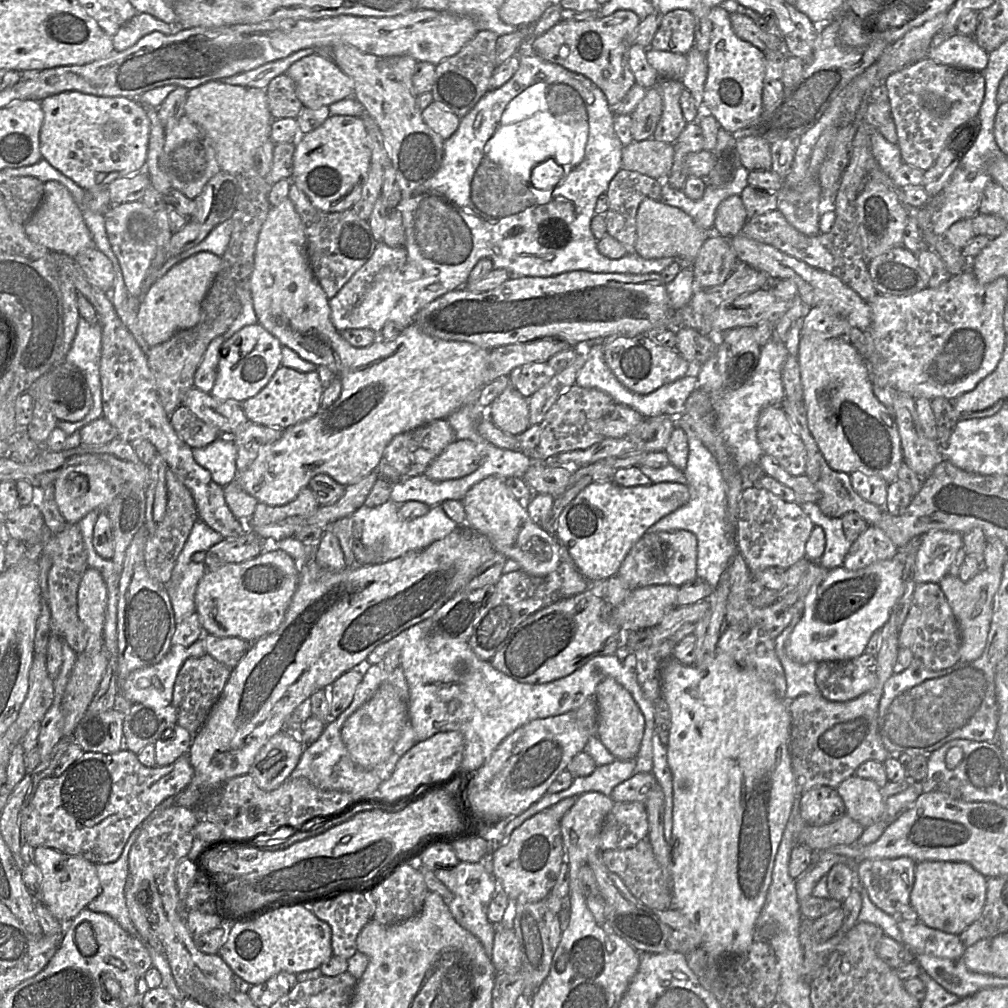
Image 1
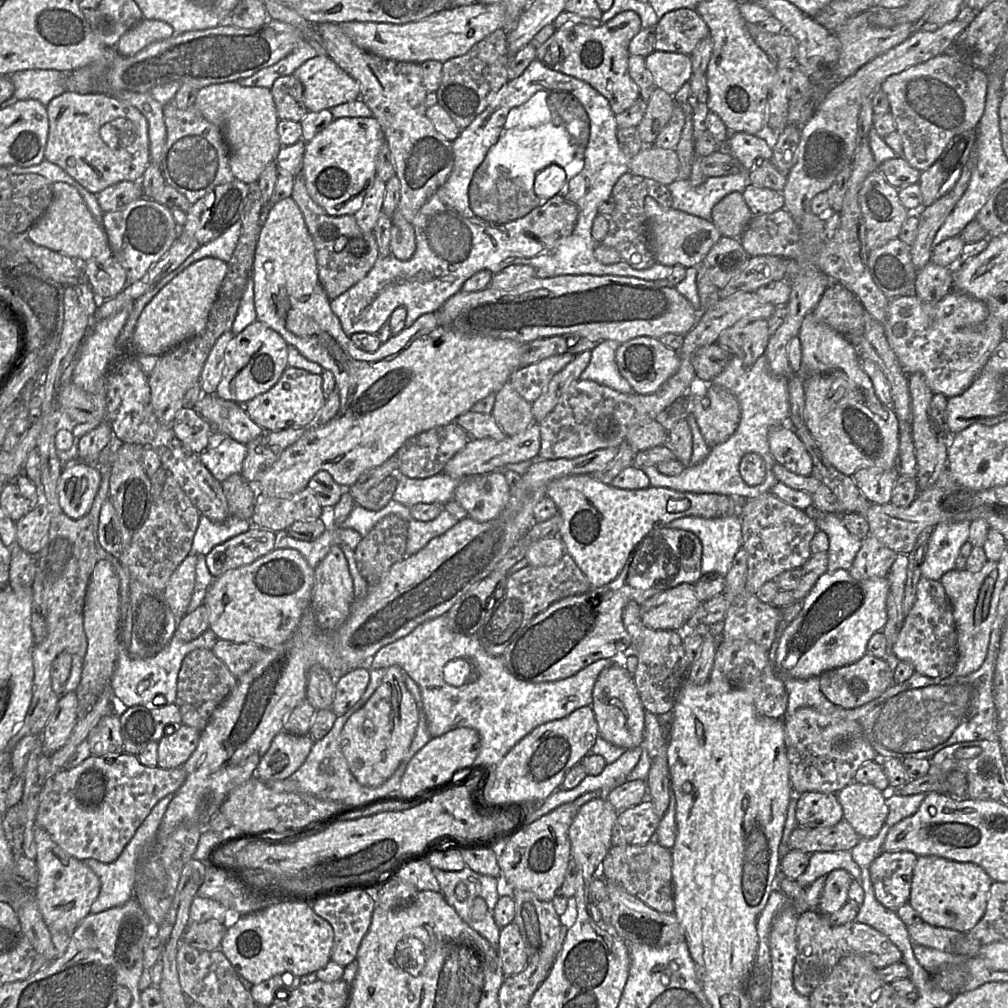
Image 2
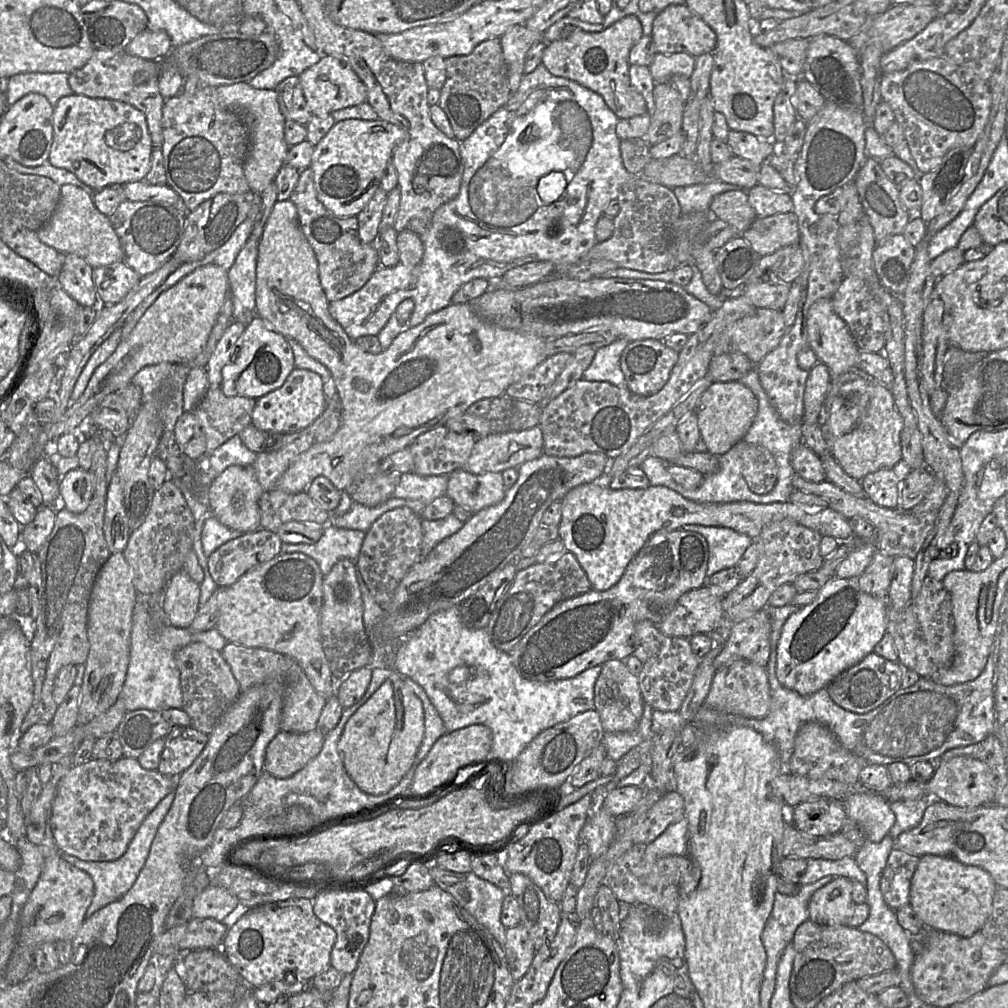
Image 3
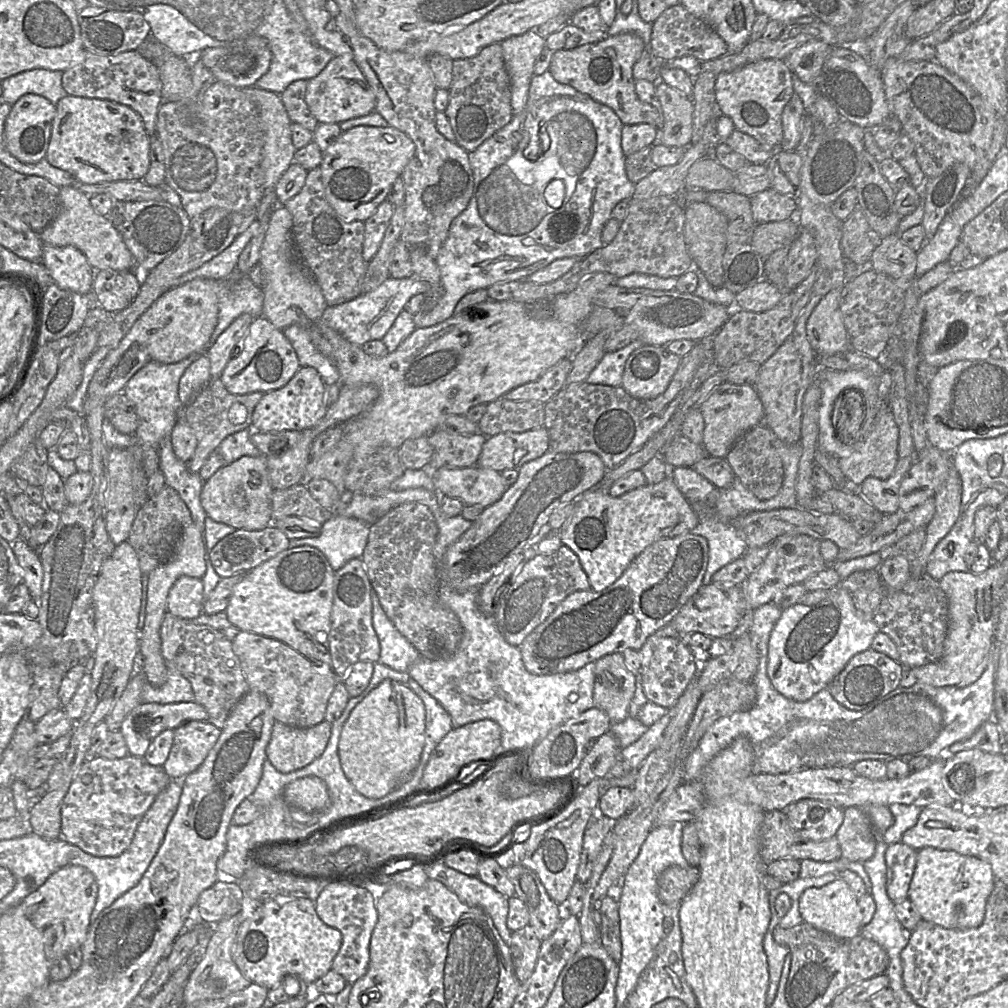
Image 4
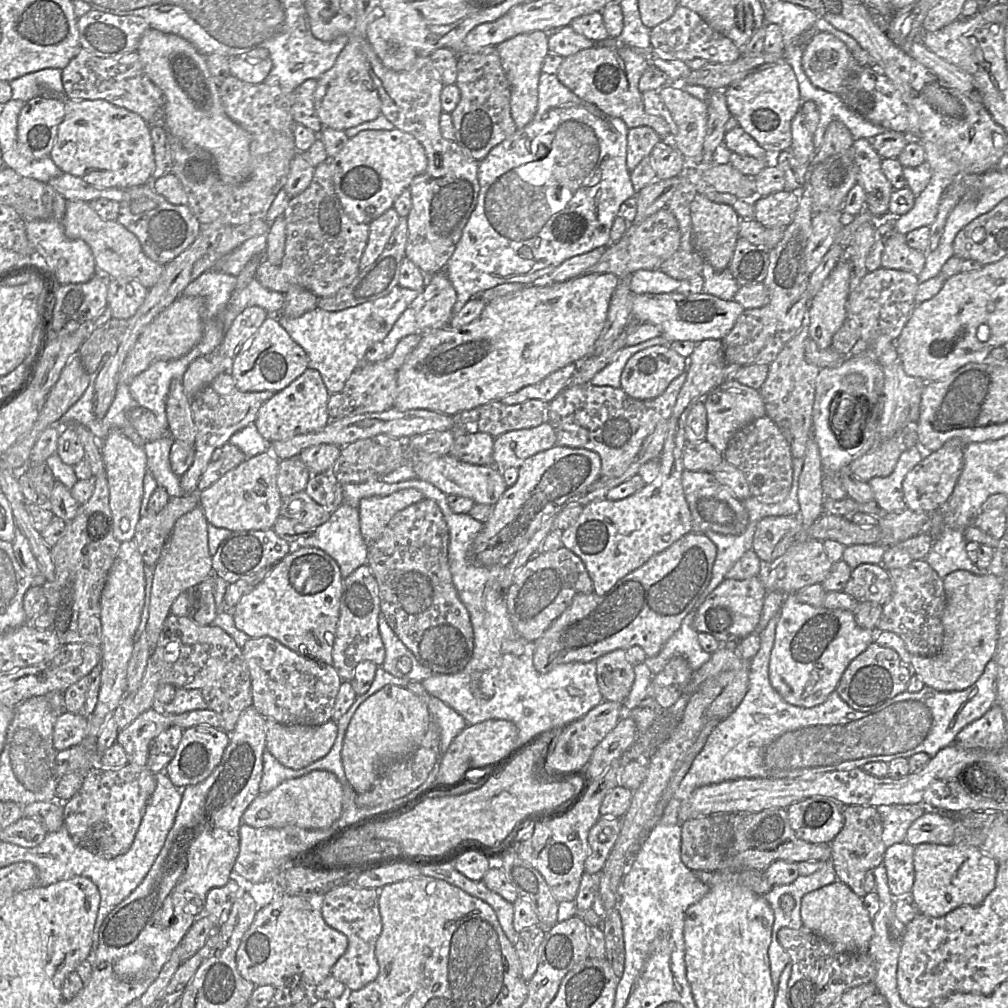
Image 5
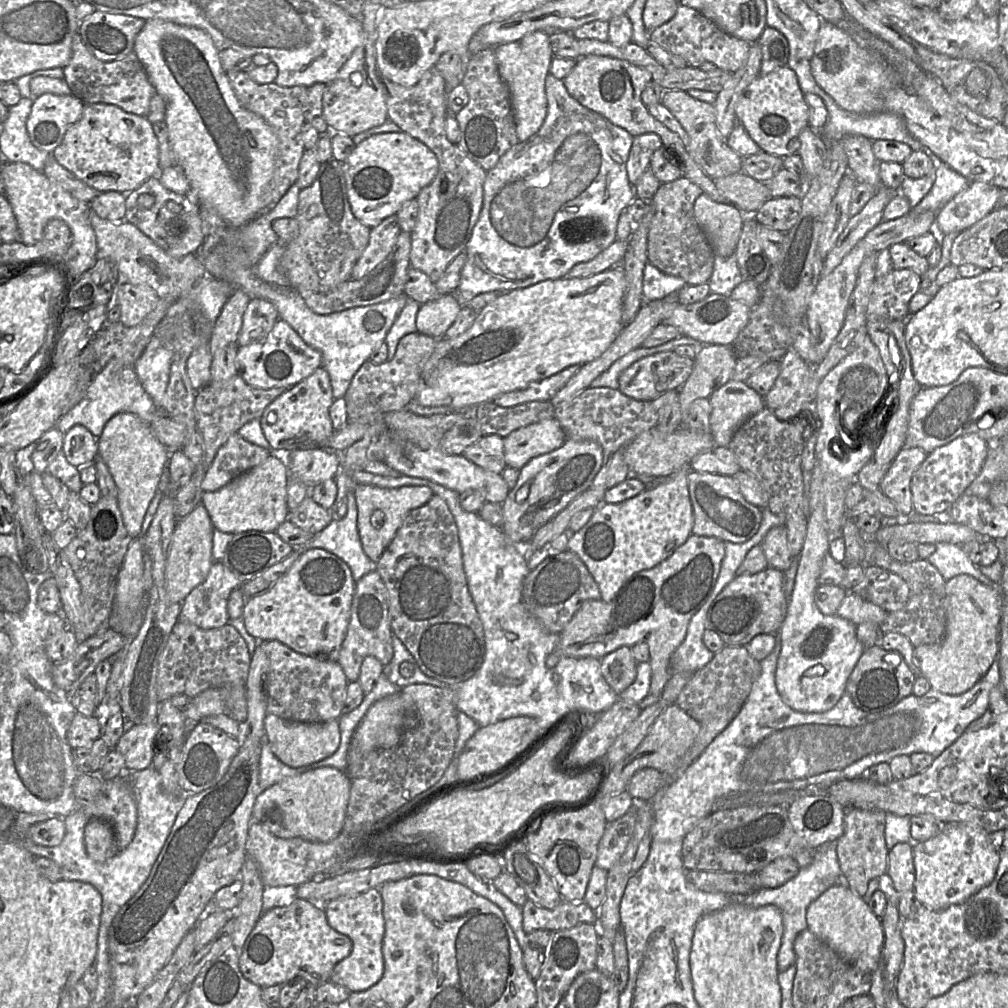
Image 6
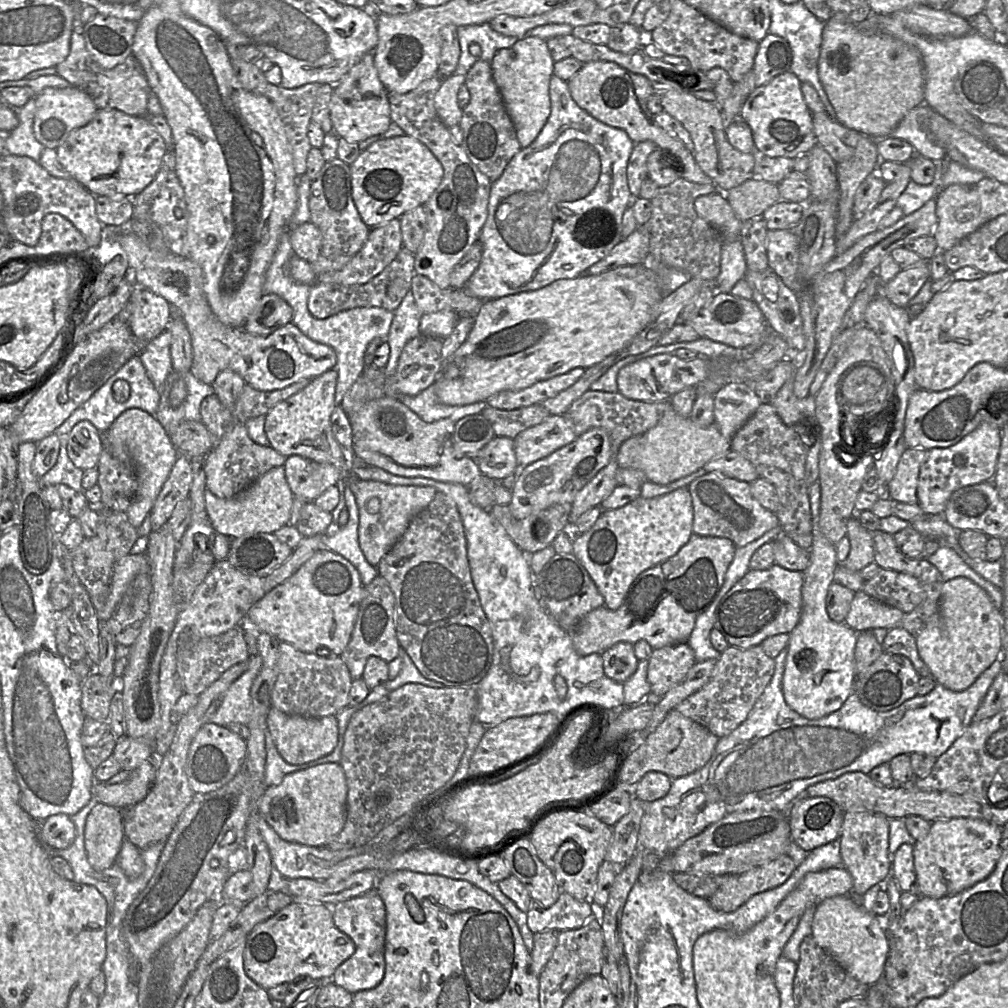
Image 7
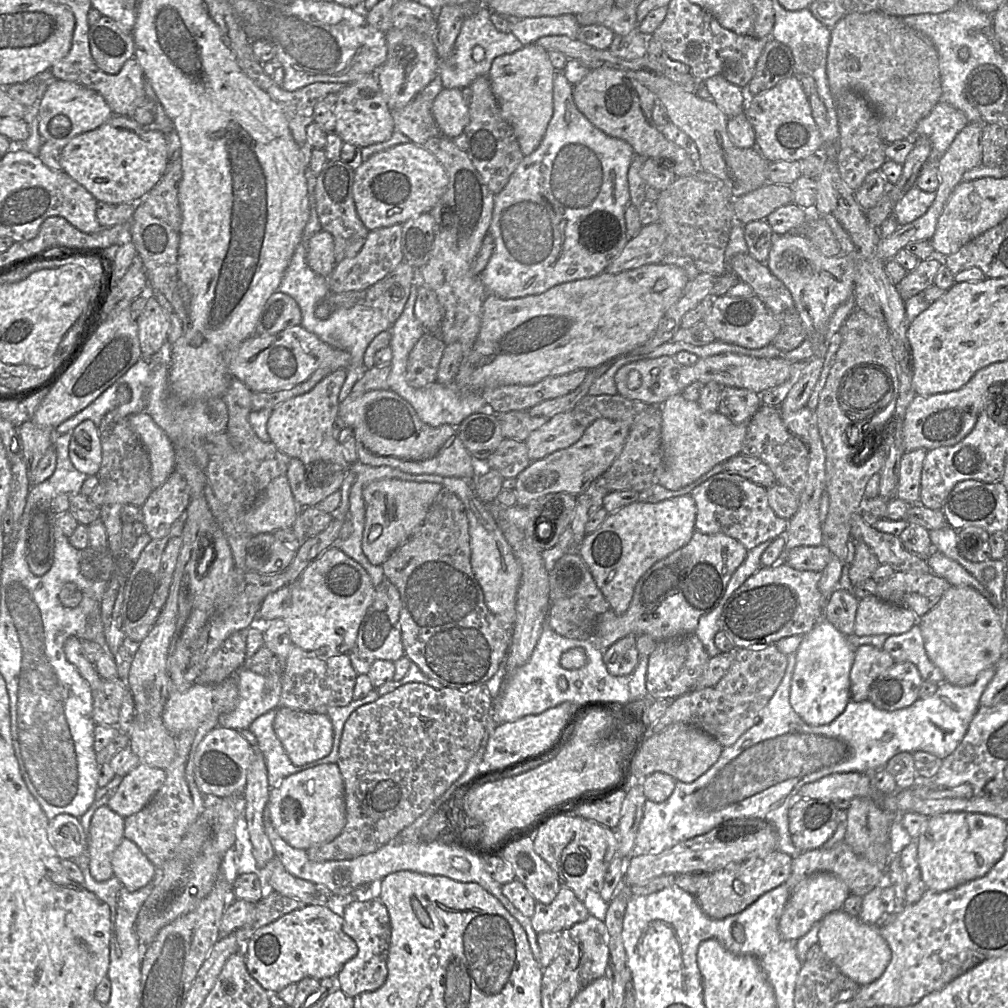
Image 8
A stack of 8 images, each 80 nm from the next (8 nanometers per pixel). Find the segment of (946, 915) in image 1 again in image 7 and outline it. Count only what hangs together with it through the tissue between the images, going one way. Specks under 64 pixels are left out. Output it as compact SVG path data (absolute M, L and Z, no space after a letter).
M939 819L931 823L929 833L913 846L916 886L922 896L942 898L960 893L987 878L1001 857L1002 828L981 819Z

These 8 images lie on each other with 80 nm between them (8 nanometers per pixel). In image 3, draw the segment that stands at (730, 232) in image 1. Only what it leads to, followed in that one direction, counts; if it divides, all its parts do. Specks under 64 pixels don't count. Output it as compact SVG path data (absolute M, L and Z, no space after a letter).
M742 189L727 191L713 198L711 214L733 226L742 235L754 222L756 214L748 202L747 192Z

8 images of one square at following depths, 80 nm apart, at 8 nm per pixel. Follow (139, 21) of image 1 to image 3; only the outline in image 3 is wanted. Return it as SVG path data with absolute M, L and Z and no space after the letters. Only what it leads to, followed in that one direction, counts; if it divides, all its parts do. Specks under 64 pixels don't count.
M150 28L140 32L124 49L133 56L150 61L167 59L171 50L172 44L168 34Z

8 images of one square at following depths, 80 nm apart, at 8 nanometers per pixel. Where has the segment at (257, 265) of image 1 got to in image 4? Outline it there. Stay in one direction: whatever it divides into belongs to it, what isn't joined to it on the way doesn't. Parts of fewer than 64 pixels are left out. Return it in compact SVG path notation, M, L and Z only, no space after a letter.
M285 206L276 207L271 213L258 266L264 294L262 316L282 331L291 325L302 327L315 348L338 369L339 384L372 384L379 389L379 397L368 411L340 425L342 438L335 447L320 457L311 458L306 466L303 482L315 478L326 479L339 493L346 490L346 469L355 452L370 452L378 447L399 449L407 440L428 436L447 417L464 416L470 408L501 398L512 389L537 380L560 360L571 358L588 339L582 330L582 324L593 308L595 296L609 285L615 284L617 279L610 273L594 273L583 278L572 291L555 298L547 298L537 304L488 300L464 313L454 314L444 322L416 329L396 351L388 353L385 357L374 357L323 322L322 315L328 305L315 279L294 259L292 215Z

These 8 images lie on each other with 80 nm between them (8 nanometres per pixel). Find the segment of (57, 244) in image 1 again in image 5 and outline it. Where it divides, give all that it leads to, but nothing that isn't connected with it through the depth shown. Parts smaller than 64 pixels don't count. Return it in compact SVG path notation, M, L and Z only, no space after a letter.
M67 200L62 218L64 234L70 239L81 239L90 247L95 265L101 275L107 278L124 277L137 280L147 289L159 279L163 265L151 260L143 251L138 238L117 220L104 220L90 206L89 202Z

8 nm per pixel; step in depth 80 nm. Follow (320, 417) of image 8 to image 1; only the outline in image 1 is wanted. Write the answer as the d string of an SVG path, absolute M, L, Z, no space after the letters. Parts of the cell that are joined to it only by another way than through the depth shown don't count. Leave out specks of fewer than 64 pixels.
M281 365L267 385L255 396L245 400L241 407L248 420L255 424L286 429L319 412L323 391L317 371L300 372Z

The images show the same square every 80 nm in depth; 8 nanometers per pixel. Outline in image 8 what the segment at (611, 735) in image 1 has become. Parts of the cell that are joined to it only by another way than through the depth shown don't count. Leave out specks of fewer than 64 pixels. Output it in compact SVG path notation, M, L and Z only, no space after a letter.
M627 635L603 651L603 662L613 676L629 676L638 665L640 655L636 635Z

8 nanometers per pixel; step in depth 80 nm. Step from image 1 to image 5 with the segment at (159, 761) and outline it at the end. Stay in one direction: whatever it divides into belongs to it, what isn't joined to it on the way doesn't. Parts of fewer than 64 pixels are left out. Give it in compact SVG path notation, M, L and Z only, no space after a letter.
M197 725L184 729L174 758L163 770L178 788L185 788L204 781L219 765L229 744L230 735L221 728Z

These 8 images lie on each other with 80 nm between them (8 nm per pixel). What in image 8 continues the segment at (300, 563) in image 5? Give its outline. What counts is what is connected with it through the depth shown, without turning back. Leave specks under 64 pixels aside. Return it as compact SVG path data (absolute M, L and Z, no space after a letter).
M330 547L312 561L297 579L268 594L258 612L258 624L282 619L289 628L293 645L306 651L342 655L355 644L359 626L372 604L375 587L365 569L337 547Z

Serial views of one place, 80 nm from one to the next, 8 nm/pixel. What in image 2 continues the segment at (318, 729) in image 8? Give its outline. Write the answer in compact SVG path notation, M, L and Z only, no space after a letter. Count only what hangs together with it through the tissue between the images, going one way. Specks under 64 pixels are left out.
M282 730L260 759L255 776L263 782L288 778L304 763L313 744L314 740L309 735L295 735Z

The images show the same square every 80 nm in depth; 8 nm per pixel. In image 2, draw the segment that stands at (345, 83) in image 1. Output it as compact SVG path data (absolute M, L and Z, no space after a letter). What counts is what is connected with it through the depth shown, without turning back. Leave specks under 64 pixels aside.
M328 55L307 60L294 73L303 86L309 111L317 112L360 98L357 80L342 70Z

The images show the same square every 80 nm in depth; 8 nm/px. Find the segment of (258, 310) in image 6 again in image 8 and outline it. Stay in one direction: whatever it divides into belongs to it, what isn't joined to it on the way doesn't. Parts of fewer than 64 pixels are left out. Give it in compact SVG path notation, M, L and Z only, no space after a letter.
M275 292L265 303L257 322L255 335L268 336L300 325L302 315L296 301L282 292Z

